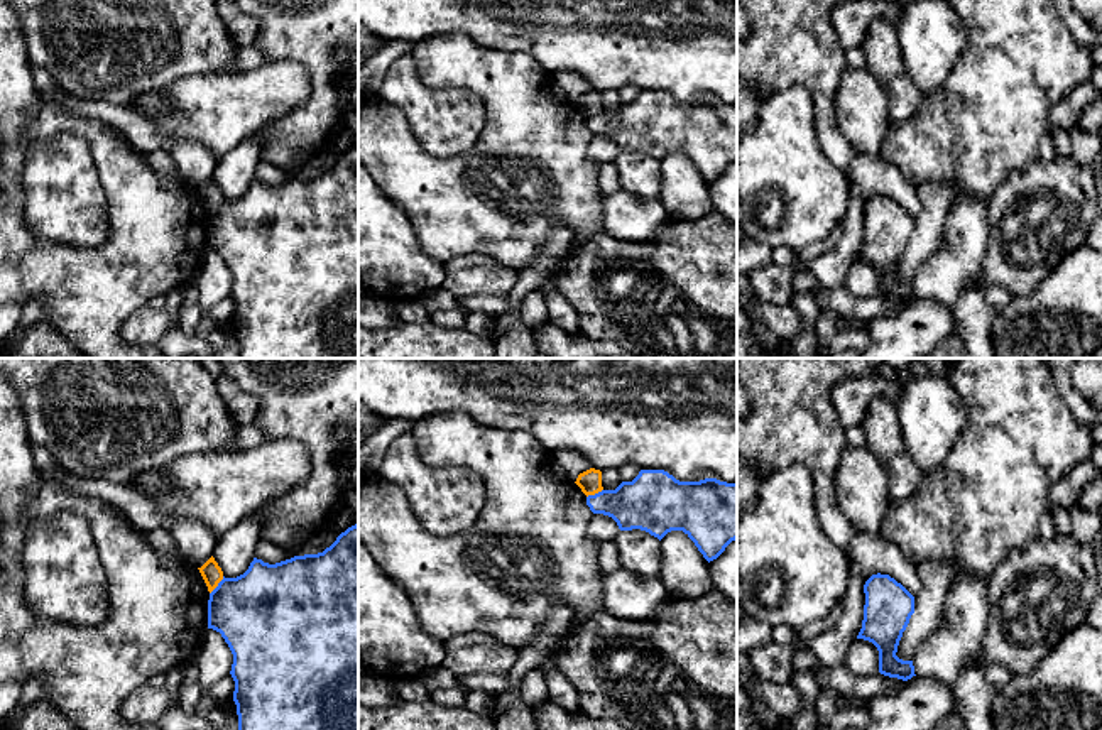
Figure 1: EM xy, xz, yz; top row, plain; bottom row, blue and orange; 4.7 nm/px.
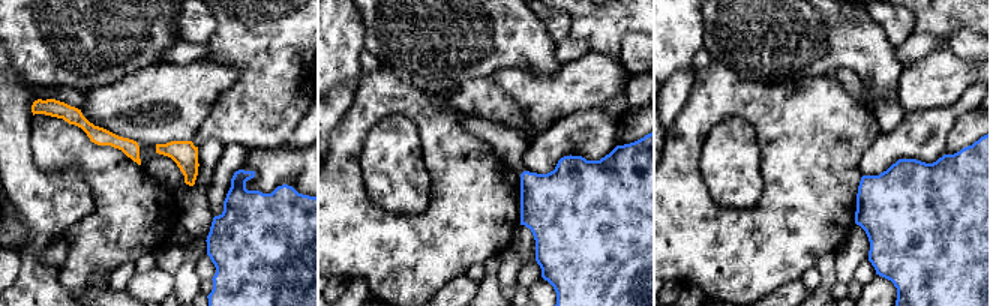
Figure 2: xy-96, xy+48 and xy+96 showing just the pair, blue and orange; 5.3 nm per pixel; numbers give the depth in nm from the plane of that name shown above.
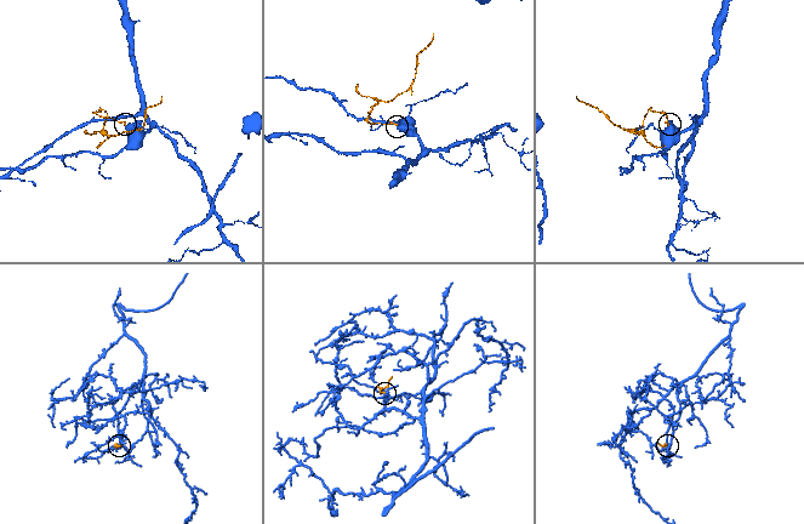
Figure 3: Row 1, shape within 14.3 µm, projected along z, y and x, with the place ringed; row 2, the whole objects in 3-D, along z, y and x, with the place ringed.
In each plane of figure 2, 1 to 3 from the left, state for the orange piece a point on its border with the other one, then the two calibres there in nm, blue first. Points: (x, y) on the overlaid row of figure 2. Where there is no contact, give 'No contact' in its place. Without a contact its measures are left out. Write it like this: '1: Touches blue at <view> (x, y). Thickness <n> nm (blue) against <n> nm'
1: No contact
2: No contact
3: No contact

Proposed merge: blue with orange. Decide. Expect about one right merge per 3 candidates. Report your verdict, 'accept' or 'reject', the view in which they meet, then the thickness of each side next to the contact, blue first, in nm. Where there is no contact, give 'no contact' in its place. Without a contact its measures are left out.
reject; contact in xy; calibres 420 and 100 nm

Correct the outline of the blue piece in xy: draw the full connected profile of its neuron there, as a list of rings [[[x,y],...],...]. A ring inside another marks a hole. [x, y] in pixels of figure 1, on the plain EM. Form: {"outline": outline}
{"outline": [[[358,145],[341,154],[323,174],[294,177],[276,186],[254,179],[243,196],[223,198],[210,215],[208,250],[220,253],[233,275],[230,296],[235,302],[240,358],[358,358]]]}

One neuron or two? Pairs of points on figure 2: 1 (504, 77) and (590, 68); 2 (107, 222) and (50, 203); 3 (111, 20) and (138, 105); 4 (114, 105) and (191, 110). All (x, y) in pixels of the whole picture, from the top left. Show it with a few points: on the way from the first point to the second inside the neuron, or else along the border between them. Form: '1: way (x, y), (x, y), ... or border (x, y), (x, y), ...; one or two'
1: way (525, 86), (569, 86); one
2: border (86, 180), (93, 209), (71, 224), (60, 237); two
3: border (161, 62), (96, 87); two
4: way (134, 105), (153, 98), (171, 99); one

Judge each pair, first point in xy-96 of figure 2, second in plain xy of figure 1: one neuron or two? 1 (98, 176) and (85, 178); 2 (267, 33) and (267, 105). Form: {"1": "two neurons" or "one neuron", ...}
{"1": "two neurons", "2": "two neurons"}

